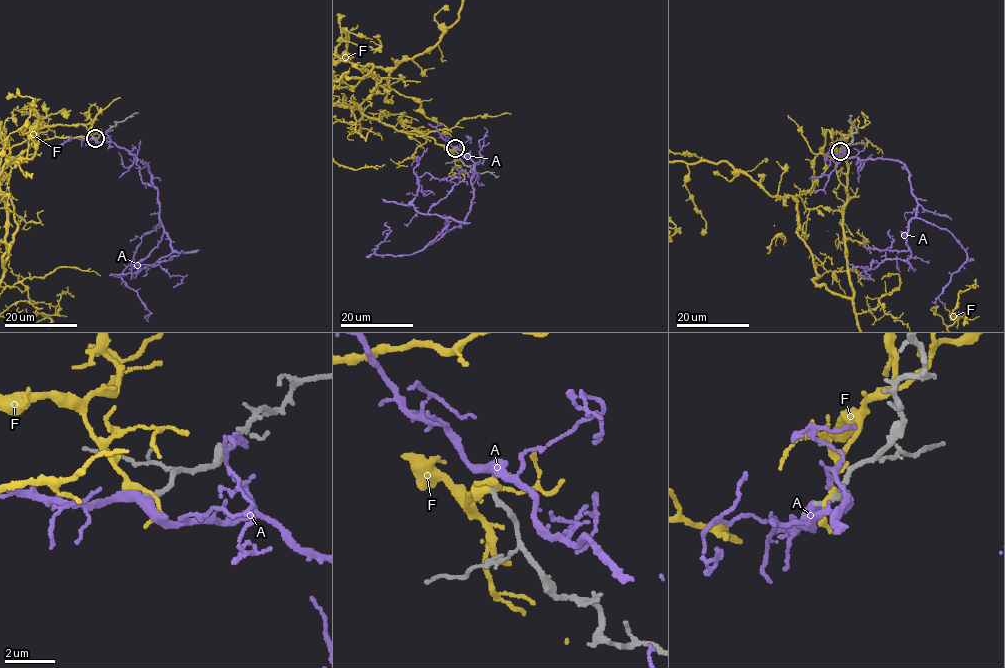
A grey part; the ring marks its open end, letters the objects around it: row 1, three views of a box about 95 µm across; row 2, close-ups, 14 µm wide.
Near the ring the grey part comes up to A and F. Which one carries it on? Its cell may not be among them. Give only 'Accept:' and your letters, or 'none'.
Accept: A

